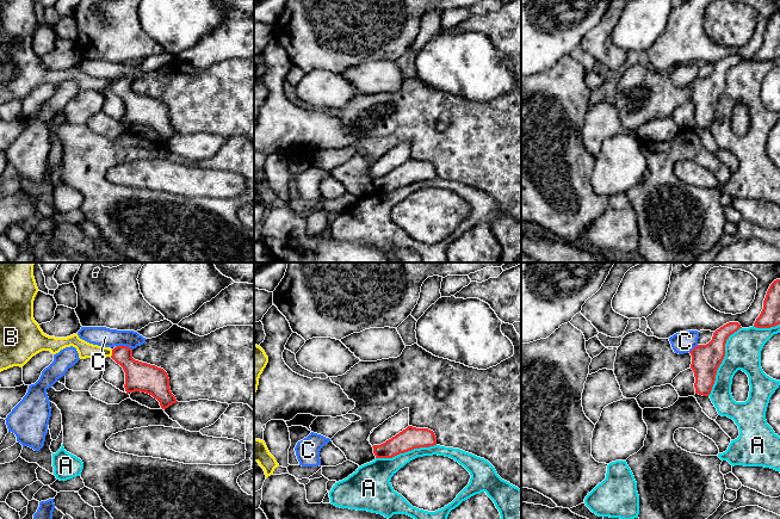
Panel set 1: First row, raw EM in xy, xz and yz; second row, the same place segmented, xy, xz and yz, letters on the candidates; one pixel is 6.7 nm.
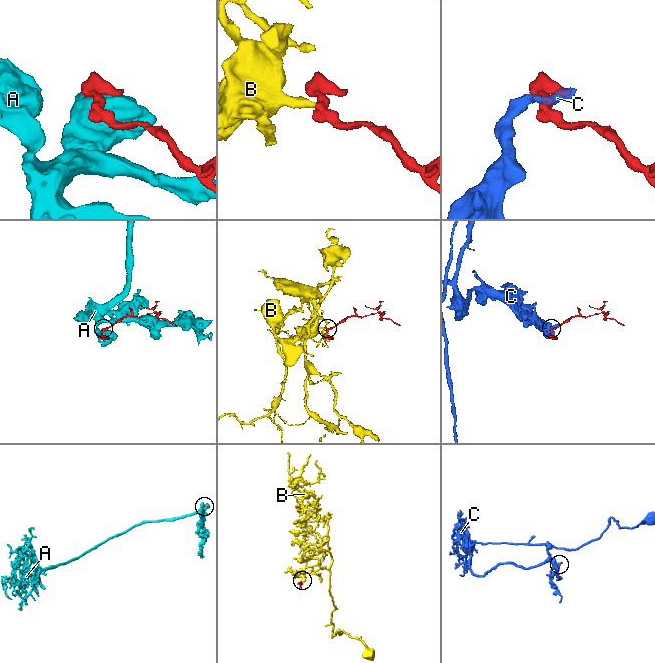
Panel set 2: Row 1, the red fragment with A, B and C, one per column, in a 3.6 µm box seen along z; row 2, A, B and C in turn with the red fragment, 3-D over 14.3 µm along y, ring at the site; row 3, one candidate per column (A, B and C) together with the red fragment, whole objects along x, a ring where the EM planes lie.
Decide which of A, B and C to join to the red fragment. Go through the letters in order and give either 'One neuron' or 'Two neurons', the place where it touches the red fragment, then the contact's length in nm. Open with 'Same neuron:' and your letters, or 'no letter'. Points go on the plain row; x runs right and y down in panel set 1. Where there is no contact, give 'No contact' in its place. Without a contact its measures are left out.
Same neuron: B
A: Two neurons. Touches red at yz (722, 93). Shared border 500 nm
B: One neuron. Touches red at xy (112, 86). Shared border 50 nm
C: Two neurons. Touches red at xy (124, 79). Shared border 110 nm

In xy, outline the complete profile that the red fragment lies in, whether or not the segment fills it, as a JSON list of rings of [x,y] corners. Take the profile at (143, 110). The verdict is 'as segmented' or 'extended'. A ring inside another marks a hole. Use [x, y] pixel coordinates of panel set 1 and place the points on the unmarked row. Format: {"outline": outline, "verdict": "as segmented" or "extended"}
{"outline": [[[0,0],[0,105],[13,99],[23,100],[33,88],[42,84],[58,86],[66,80],[75,80],[79,91],[104,92],[111,89],[125,105],[125,124],[141,124],[151,128],[160,135],[162,142],[177,136],[169,121],[167,105],[155,98],[142,95],[132,91],[132,82],[126,79],[117,79],[113,82],[89,76],[79,70],[78,66],[67,70],[49,69],[43,66],[33,51],[33,33],[38,20],[33,10],[33,0]]], "verdict": "extended"}

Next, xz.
{"outline": [[[408,159],[391,172],[380,178],[373,178],[372,180],[376,191],[392,191],[414,181],[434,178],[437,178],[437,169],[433,163]]], "verdict": "as segmented"}

